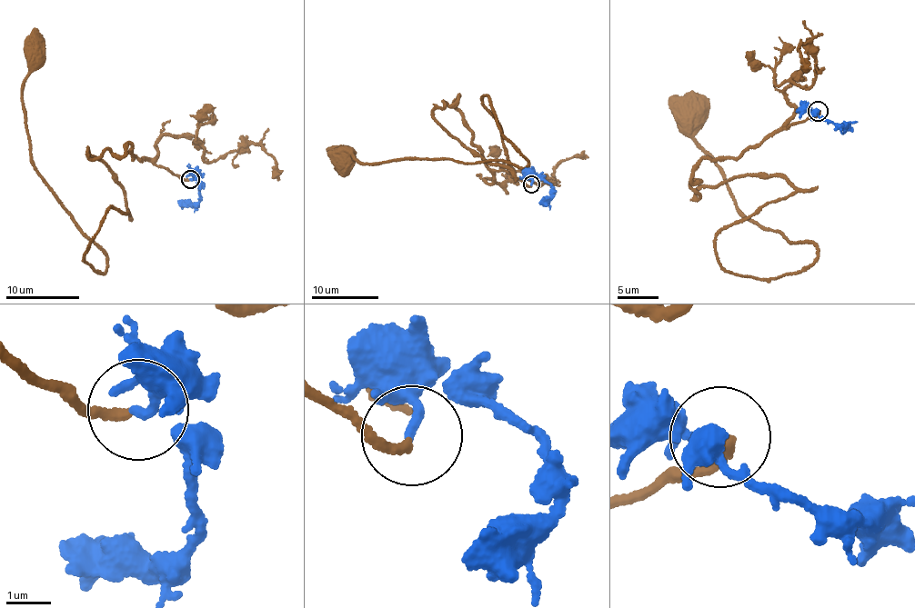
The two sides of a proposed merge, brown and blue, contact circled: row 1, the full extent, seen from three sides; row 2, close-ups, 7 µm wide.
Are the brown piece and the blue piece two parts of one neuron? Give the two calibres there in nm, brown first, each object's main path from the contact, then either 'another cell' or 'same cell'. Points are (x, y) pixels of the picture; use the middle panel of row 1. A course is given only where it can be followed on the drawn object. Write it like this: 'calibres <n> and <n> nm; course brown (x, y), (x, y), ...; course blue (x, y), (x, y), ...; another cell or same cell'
calibres 220 and 200 nm; course brown (531, 185), (487, 166), (459, 95), (433, 112), (475, 153), (507, 164), (486, 94), (524, 169), (346, 160); course blue (531, 184), (534, 175), (550, 184), (551, 195), (539, 204); same cell

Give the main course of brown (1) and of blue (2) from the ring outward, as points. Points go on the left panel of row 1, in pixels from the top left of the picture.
1: (189, 179), (87, 151), (129, 212), (108, 209), (95, 270), (31, 157), (37, 54)
2: (190, 178), (196, 178), (201, 198), (193, 205), (177, 201)

